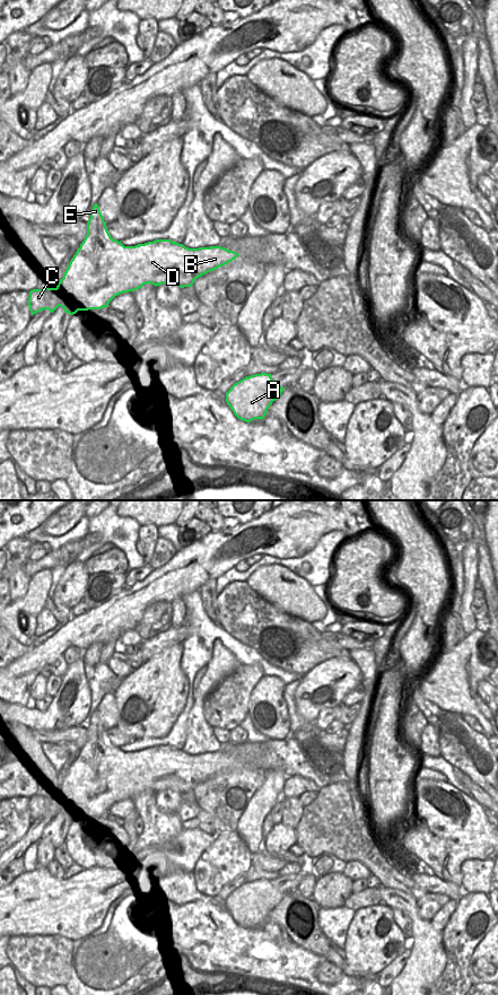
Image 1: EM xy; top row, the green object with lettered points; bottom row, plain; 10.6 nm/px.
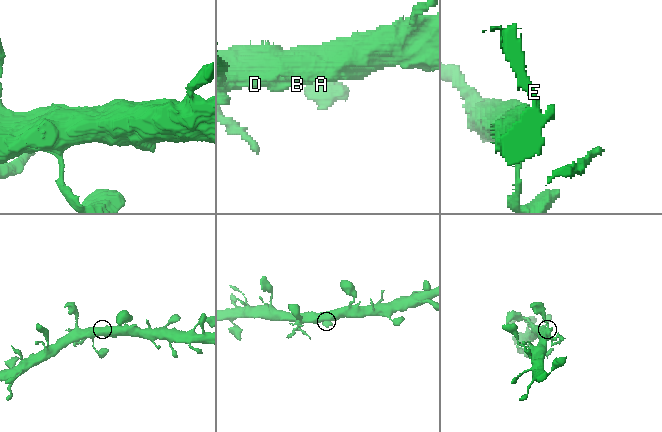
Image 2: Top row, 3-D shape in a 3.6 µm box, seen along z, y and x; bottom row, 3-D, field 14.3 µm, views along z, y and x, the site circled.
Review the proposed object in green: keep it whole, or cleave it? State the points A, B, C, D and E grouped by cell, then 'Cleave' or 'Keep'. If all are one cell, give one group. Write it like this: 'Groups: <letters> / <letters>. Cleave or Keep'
Groups: A B C D E. Keep

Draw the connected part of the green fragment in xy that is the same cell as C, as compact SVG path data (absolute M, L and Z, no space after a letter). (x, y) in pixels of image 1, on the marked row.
M97 203L87 222L87 235L55 288L29 291L32 315L59 306L70 315L108 307L117 295L146 283L191 287L194 280L235 260L239 254L221 246L189 248L171 239L124 246L113 239Z

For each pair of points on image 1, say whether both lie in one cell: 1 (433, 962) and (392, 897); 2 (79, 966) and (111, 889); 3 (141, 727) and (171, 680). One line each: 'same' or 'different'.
1: same
2: different
3: same

